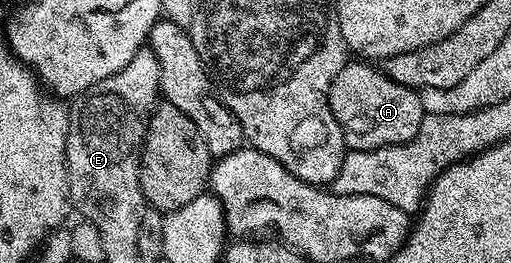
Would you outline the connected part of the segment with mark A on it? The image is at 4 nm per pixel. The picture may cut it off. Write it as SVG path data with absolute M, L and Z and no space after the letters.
M352 60L341 68L328 89L328 103L348 150L373 150L408 142L418 136L425 112L417 91L394 84L383 69L364 60Z

